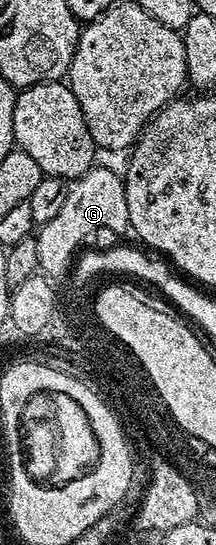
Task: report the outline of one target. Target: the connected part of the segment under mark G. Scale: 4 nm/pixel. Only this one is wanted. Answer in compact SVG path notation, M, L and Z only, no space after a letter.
M94 167L88 169L82 177L69 185L67 200L63 203L63 208L55 214L55 219L51 219L45 225L36 230L35 236L39 247L38 266L40 272L50 279L65 277L70 268L75 264L75 258L84 249L108 249L120 242L124 233L128 234L129 216L127 215L127 195L125 194L125 182L122 174L113 169L100 169Z

